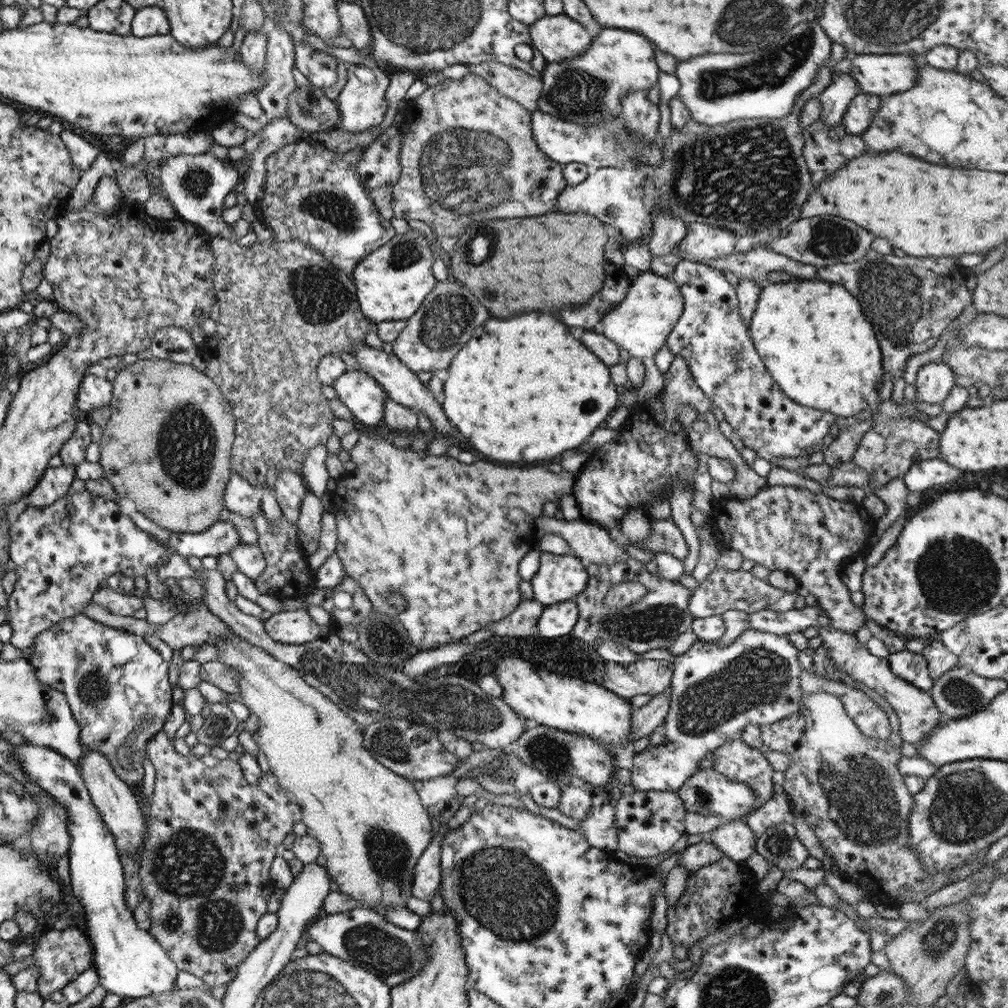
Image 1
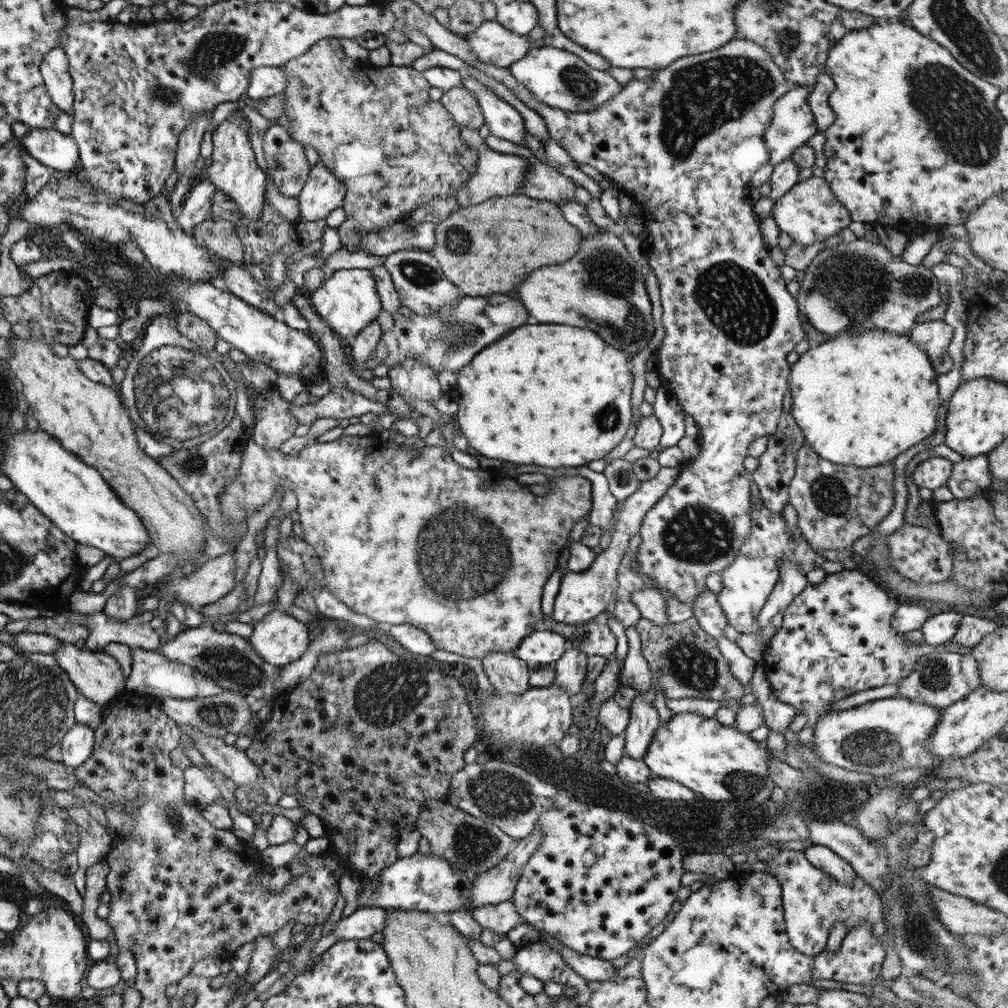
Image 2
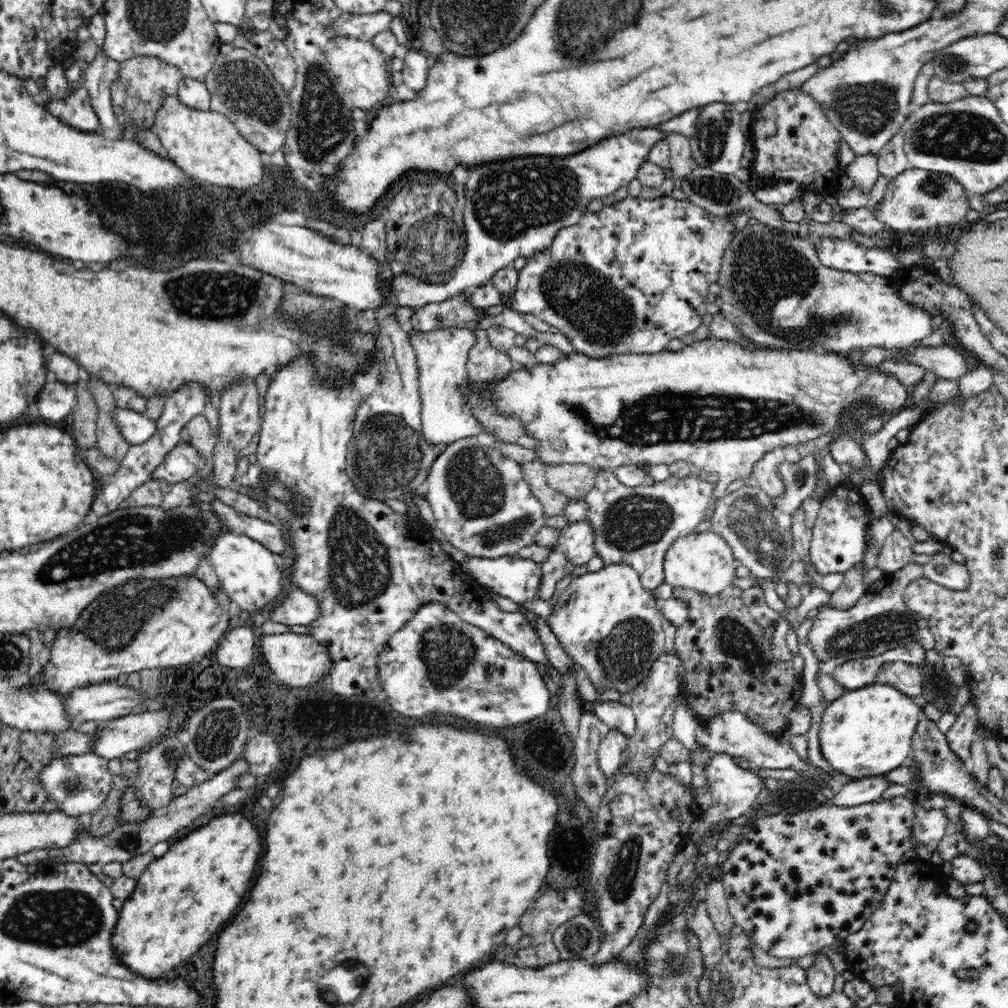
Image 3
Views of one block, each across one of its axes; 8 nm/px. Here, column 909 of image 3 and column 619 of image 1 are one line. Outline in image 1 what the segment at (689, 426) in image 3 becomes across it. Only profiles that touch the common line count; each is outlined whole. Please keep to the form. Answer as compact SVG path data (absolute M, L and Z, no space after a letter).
M523 314L523 316L513 316L507 320L487 320L483 326L475 328L469 342L451 358L451 363L447 368L447 380L443 382L443 403L441 404L444 416L448 422L465 438L471 442L471 446L481 452L483 456L499 462L541 462L553 456L559 456L565 450L573 450L579 444L583 444L591 432L614 412L617 398L619 398L620 389L618 389L609 377L609 369L606 365L601 364L585 346L581 346L579 340L571 338L565 330L565 326L557 320L553 320L547 314Z

